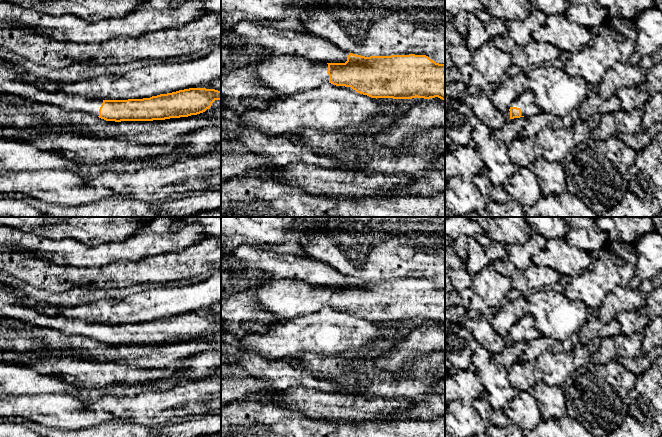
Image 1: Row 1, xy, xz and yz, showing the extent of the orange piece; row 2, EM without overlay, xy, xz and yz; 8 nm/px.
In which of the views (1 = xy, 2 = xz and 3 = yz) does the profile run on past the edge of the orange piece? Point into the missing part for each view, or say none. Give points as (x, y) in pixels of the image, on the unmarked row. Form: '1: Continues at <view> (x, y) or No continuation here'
1: Continues at xy (12, 304)
2: Continues at xz (286, 299)
3: Continues at yz (526, 325)

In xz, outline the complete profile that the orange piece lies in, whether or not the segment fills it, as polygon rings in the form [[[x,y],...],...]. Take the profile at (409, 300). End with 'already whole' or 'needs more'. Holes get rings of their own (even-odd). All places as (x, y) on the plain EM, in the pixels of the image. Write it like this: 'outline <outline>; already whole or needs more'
outline [[[349,277],[345,287],[314,286],[303,281],[291,279],[271,279],[260,286],[251,285],[246,292],[255,296],[259,304],[271,315],[280,321],[298,318],[310,314],[325,307],[336,310],[351,311],[357,317],[367,319],[371,322],[393,322],[393,323],[430,323],[438,321],[445,325],[445,287],[439,288],[426,279],[391,279],[365,281]]]; needs more

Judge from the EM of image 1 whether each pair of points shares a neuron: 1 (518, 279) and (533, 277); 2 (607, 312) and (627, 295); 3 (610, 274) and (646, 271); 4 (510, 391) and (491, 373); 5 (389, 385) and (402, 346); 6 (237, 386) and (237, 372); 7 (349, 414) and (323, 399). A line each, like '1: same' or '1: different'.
1: same
2: same
3: different
4: same
5: different
6: same
7: same

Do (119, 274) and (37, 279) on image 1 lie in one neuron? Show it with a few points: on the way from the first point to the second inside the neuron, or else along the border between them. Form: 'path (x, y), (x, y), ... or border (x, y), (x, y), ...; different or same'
path (99, 277), (57, 278); same

